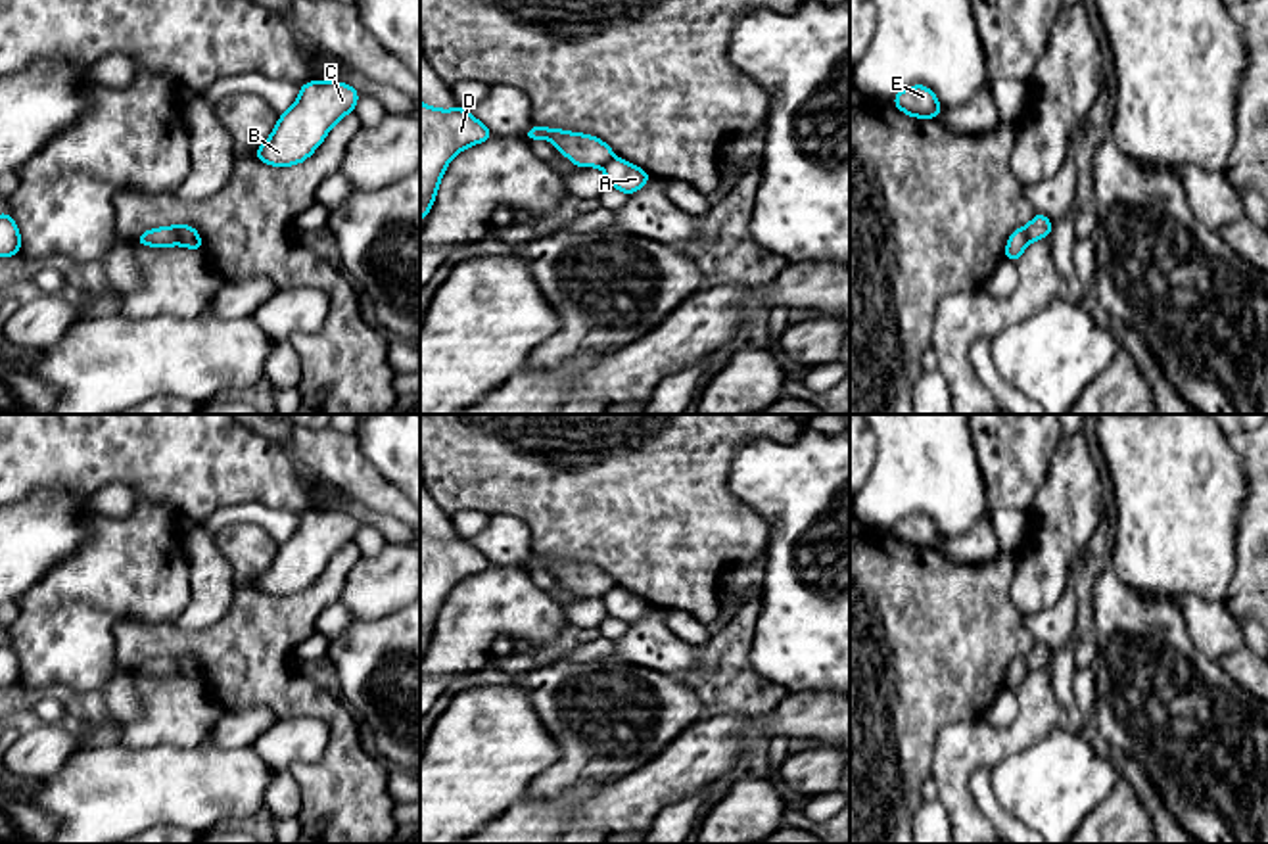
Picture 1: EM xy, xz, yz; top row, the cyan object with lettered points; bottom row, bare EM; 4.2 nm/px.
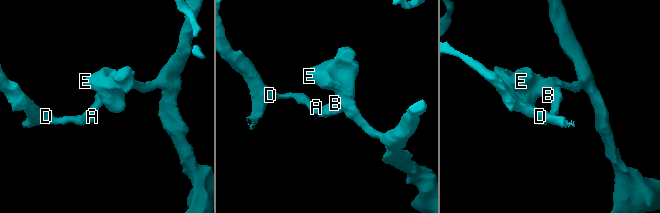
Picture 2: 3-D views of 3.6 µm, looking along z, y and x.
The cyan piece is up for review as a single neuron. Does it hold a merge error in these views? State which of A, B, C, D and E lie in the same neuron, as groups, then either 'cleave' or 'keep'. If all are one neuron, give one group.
A B C E / D | cleave

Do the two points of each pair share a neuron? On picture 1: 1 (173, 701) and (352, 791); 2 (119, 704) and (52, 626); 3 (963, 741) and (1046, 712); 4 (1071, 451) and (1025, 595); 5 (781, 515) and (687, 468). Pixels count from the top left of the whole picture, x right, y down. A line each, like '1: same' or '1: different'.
1: different
2: different
3: same
4: same
5: different

